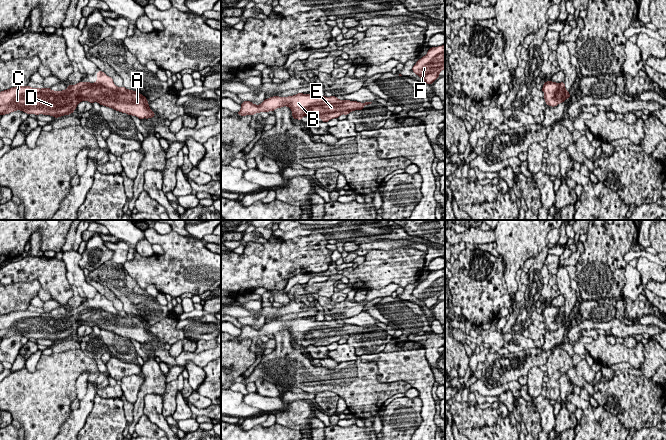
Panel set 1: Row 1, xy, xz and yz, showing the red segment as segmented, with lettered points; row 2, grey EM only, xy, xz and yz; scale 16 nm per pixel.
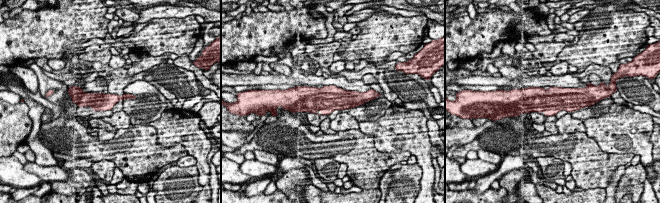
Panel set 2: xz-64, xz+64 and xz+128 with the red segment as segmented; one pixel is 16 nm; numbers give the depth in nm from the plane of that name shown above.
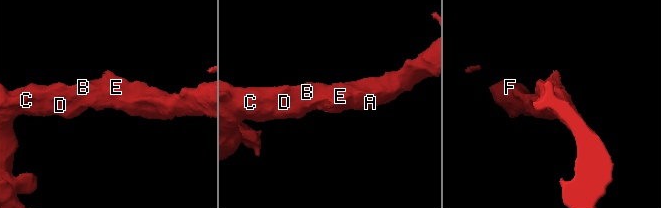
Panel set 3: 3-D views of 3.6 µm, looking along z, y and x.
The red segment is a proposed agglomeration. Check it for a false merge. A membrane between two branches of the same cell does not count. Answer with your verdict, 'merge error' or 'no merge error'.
no merge error

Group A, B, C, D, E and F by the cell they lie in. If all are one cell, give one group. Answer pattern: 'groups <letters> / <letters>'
groups A B C D E F

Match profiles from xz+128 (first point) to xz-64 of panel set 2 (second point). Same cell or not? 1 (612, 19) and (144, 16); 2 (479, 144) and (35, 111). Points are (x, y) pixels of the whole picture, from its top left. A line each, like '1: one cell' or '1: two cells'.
1: two cells
2: two cells

